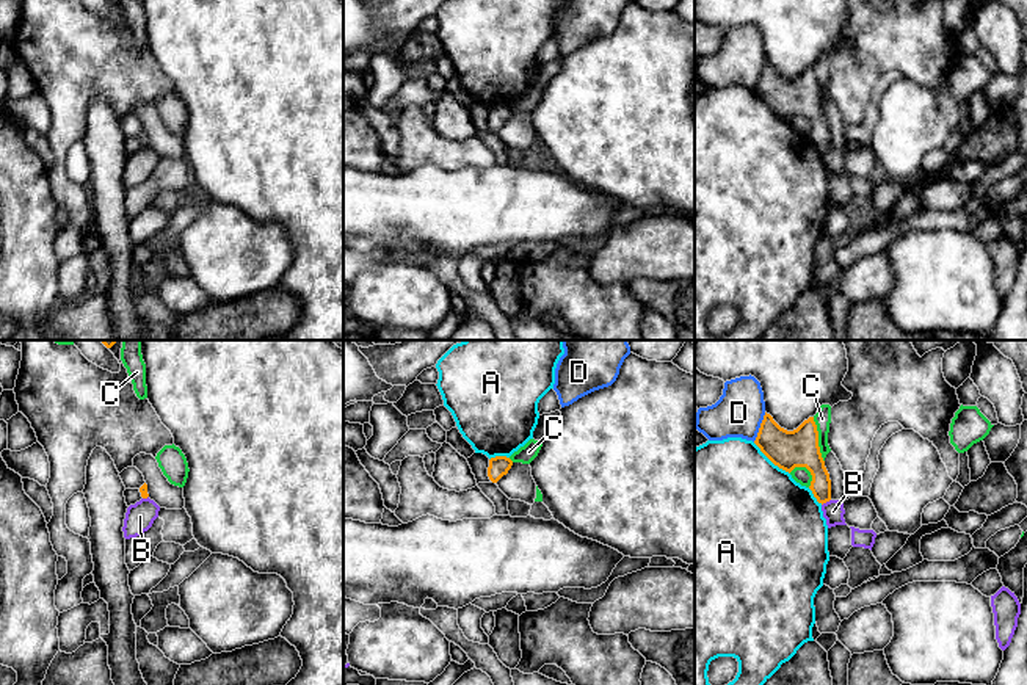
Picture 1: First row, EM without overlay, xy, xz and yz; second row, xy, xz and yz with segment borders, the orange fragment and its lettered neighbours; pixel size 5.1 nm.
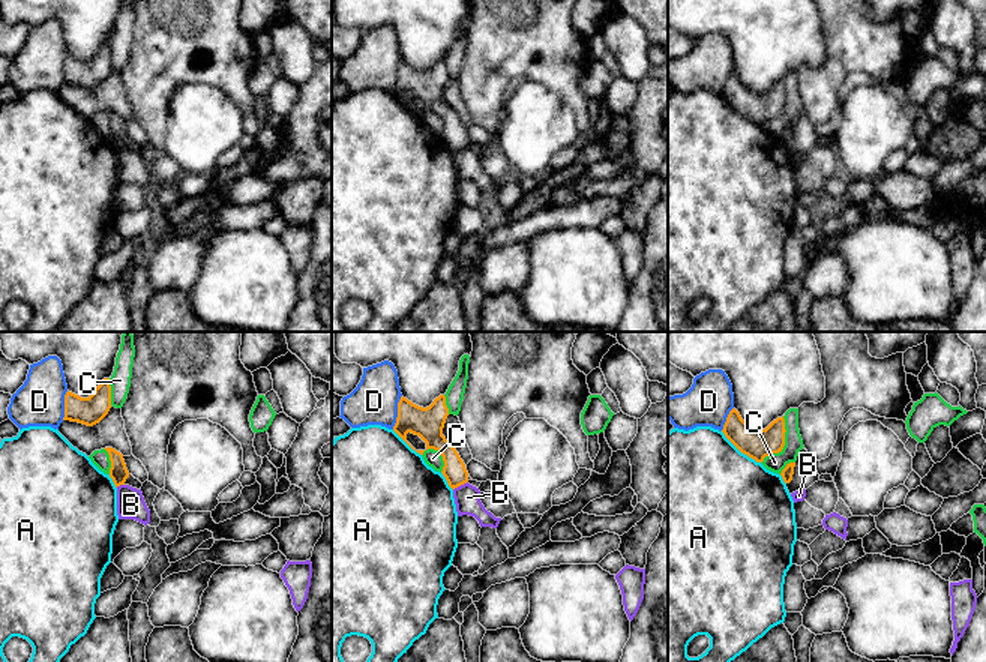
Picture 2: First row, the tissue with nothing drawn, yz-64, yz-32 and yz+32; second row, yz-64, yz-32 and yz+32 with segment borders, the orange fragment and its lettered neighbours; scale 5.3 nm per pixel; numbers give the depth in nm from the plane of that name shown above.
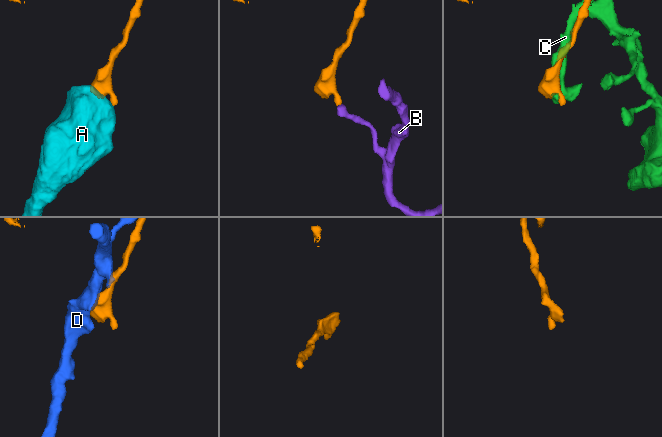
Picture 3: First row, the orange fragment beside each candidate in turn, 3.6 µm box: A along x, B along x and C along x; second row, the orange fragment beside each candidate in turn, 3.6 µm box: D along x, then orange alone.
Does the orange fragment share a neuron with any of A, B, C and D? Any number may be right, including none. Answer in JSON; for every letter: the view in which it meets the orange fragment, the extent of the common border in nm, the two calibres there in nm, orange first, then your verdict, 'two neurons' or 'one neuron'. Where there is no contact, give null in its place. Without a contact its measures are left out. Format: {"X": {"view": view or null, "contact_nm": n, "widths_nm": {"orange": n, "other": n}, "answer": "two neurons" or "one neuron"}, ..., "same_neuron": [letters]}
{"A": {"view": "yz", "contact_nm": 260, "widths_nm": {"orange": 190, "other": 500}, "answer": "two neurons"}, "B": {"view": "yz", "contact_nm": 60, "widths_nm": {"orange": 120, "other": 110}, "answer": "two neurons"}, "C": {"view": "yz", "contact_nm": 240, "widths_nm": {"orange": 190, "other": 90}, "answer": "two neurons"}, "D": {"view": "yz", "contact_nm": 170, "widths_nm": {"orange": 190, "other": 260}, "answer": "two neurons"}, "same_neuron": []}

